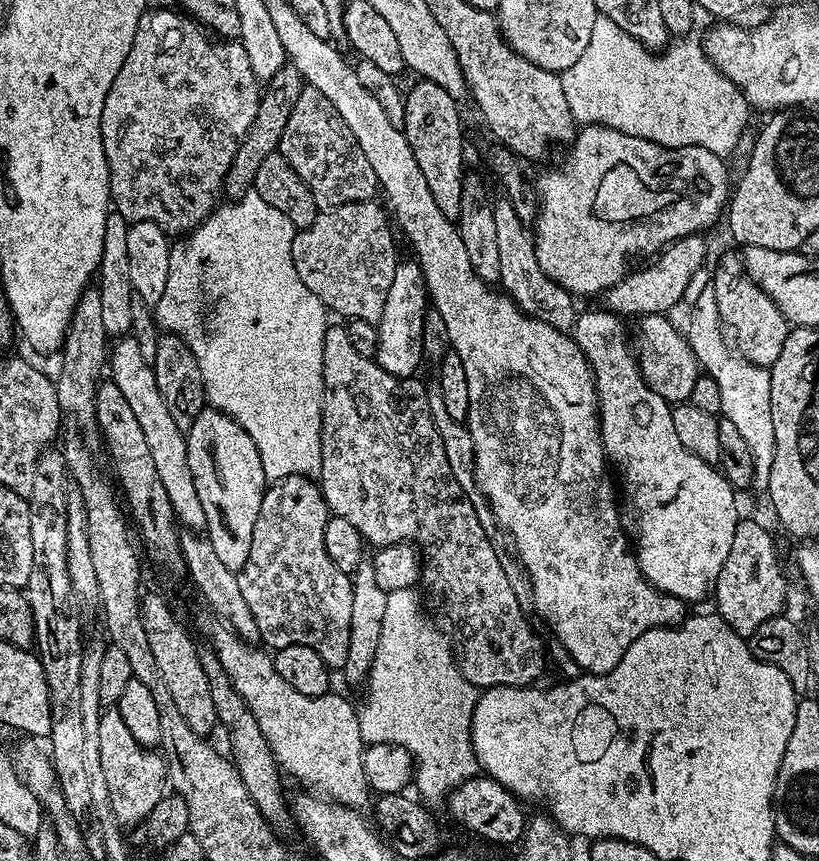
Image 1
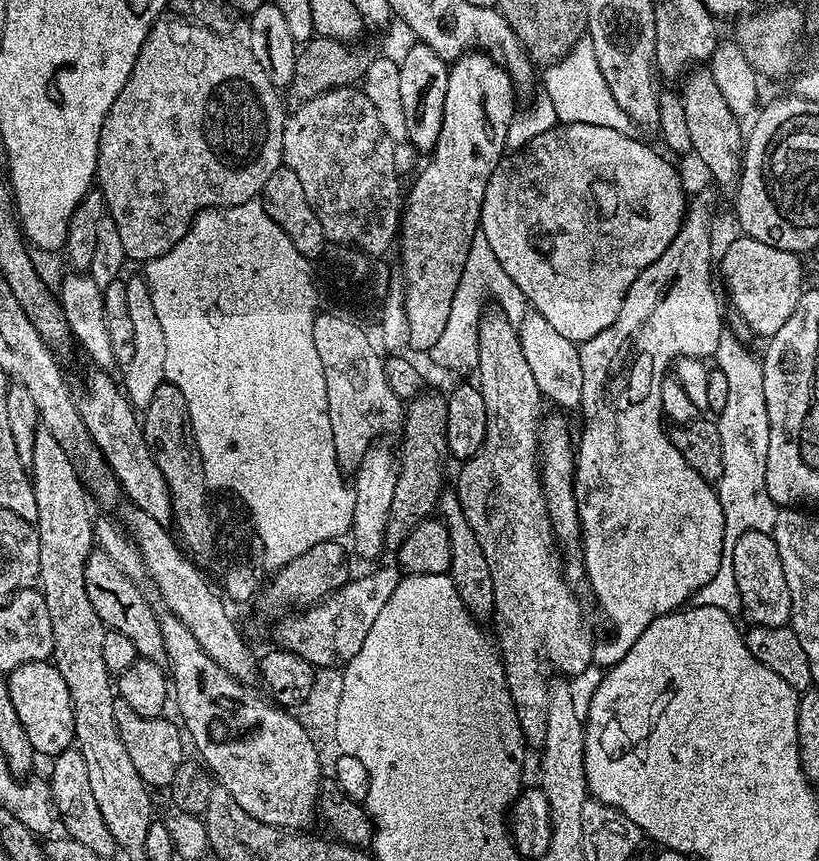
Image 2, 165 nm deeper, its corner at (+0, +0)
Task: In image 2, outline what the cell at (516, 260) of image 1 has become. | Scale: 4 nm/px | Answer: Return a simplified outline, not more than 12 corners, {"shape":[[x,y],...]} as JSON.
{"shape":[[535,310],[519,321],[541,397],[582,402],[577,341]]}

